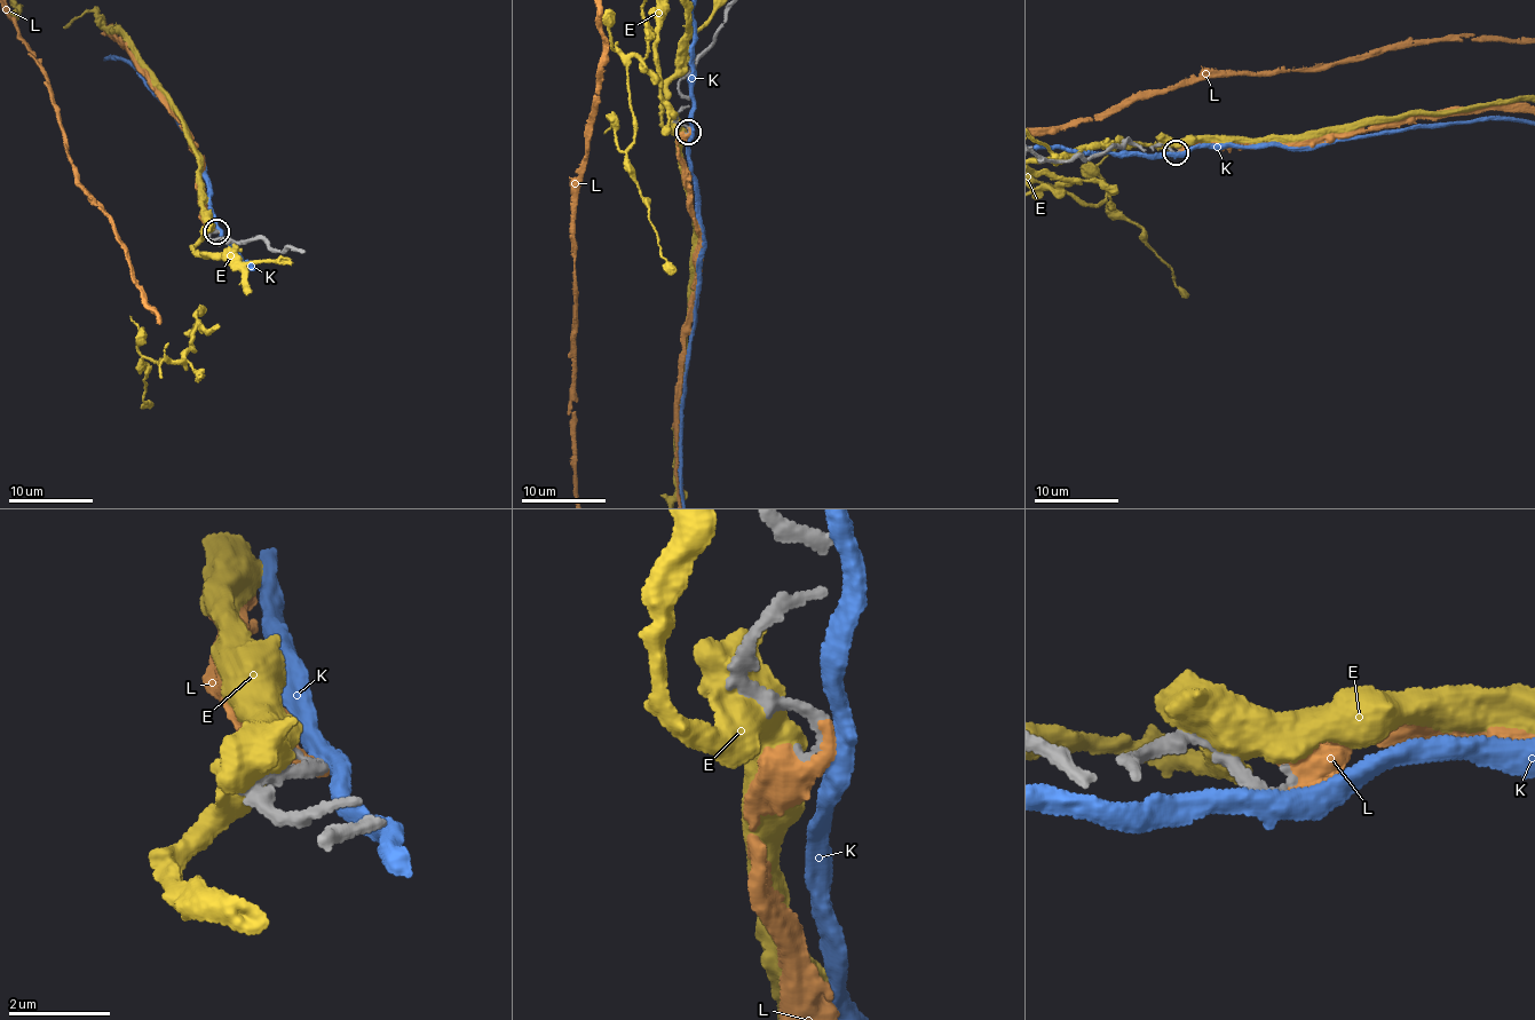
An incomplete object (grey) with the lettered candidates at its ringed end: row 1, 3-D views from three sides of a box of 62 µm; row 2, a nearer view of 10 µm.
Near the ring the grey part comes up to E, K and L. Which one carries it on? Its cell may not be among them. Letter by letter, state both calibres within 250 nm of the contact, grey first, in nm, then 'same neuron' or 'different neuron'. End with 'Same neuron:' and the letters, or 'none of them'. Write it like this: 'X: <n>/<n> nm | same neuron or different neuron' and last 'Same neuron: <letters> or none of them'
E: 140/480 nm | different neuron
K: 240/440 nm | different neuron
L: 240/320 nm | same neuron
Same neuron: L

